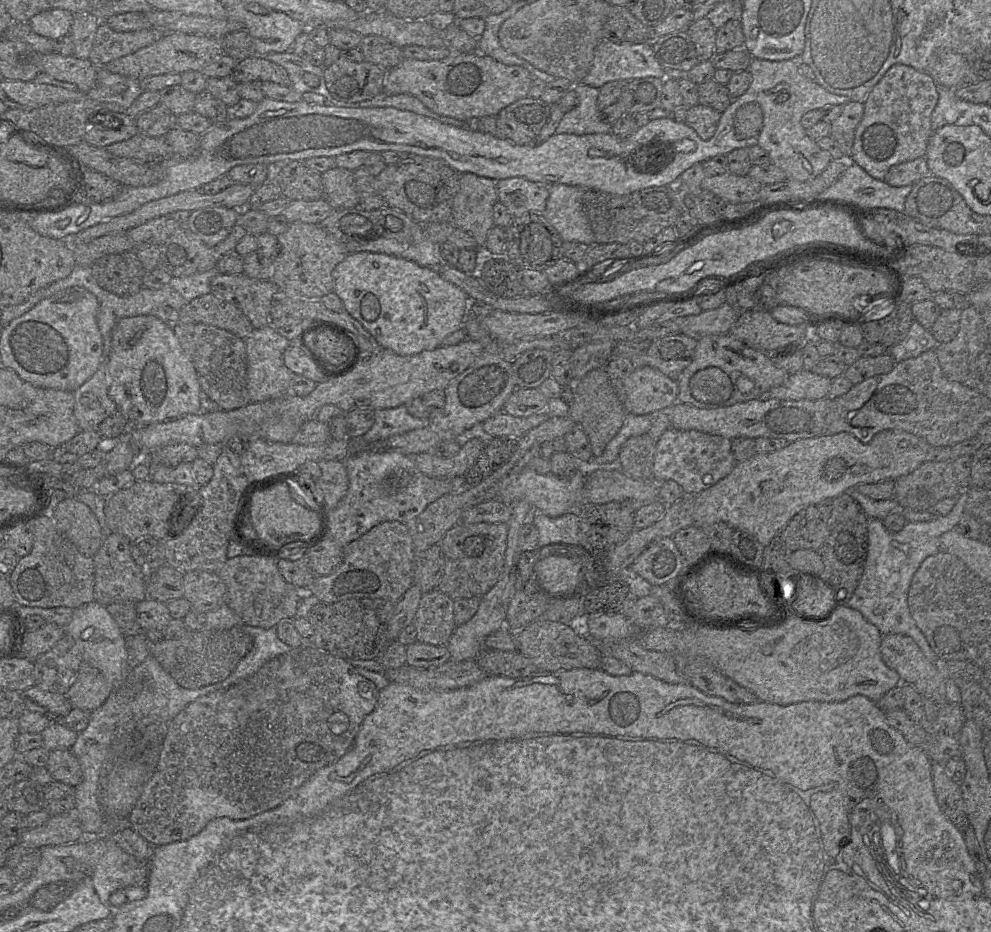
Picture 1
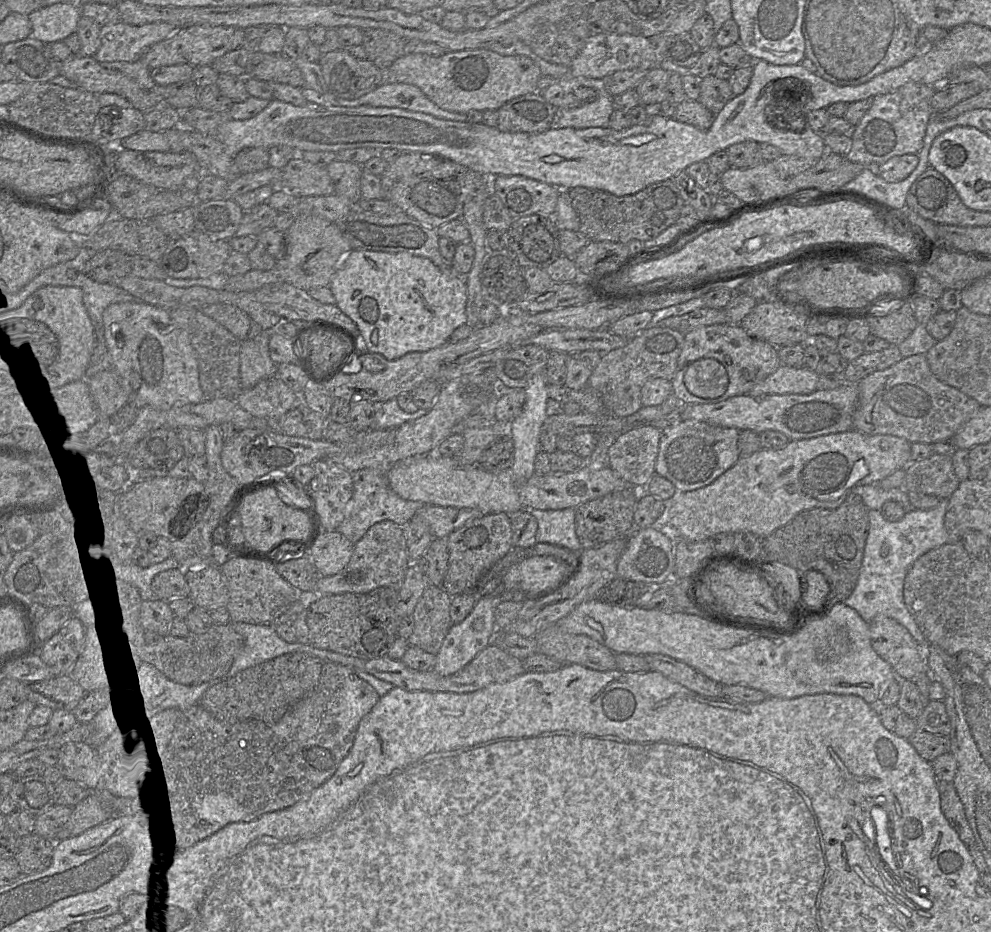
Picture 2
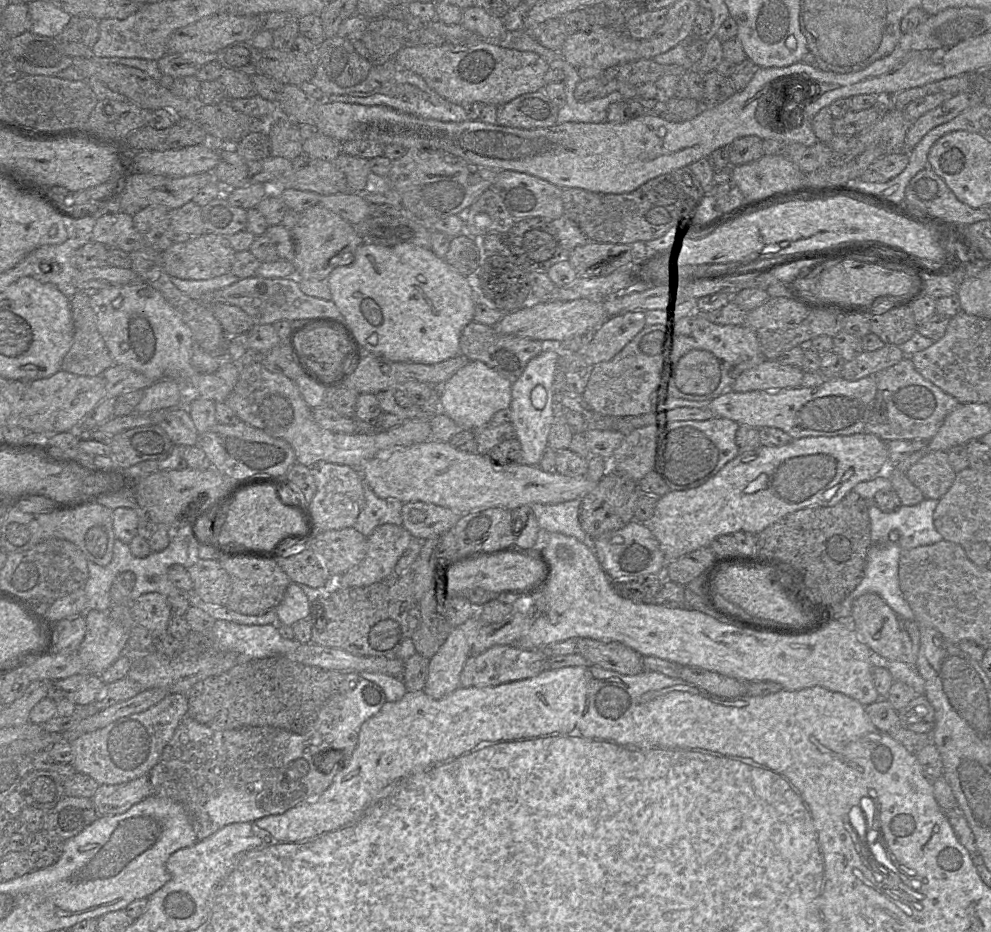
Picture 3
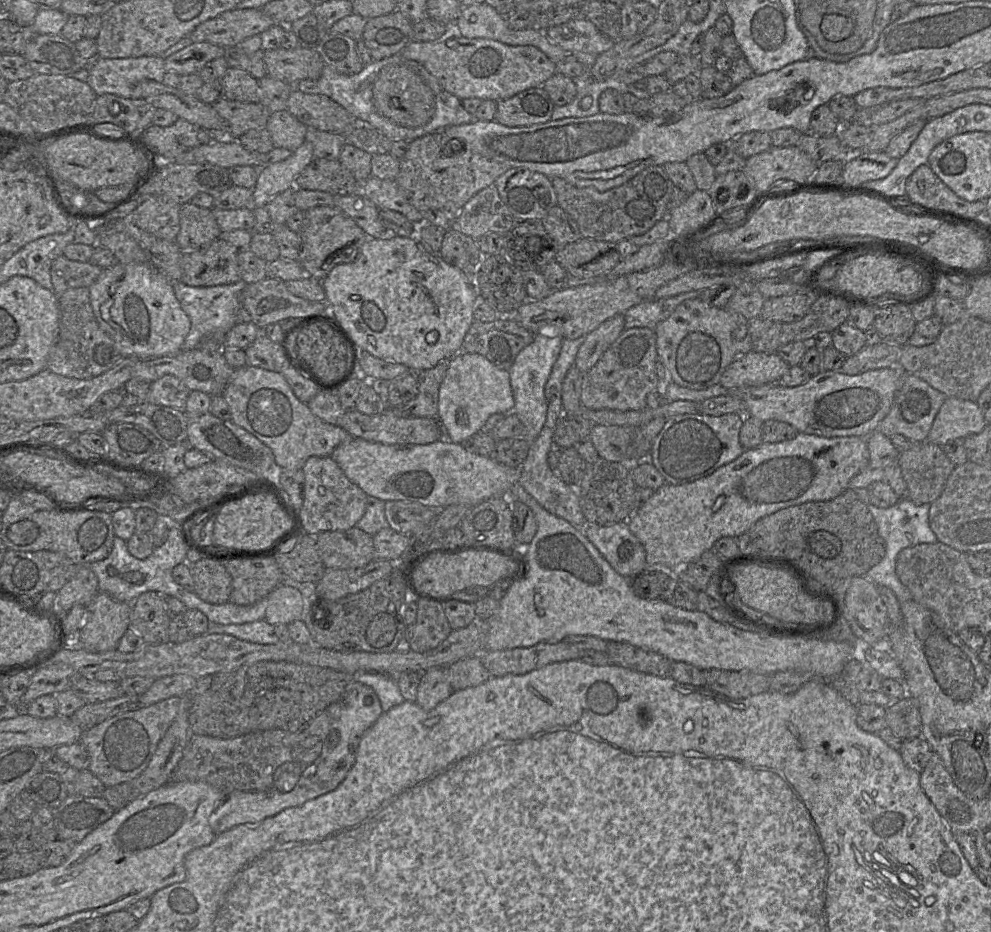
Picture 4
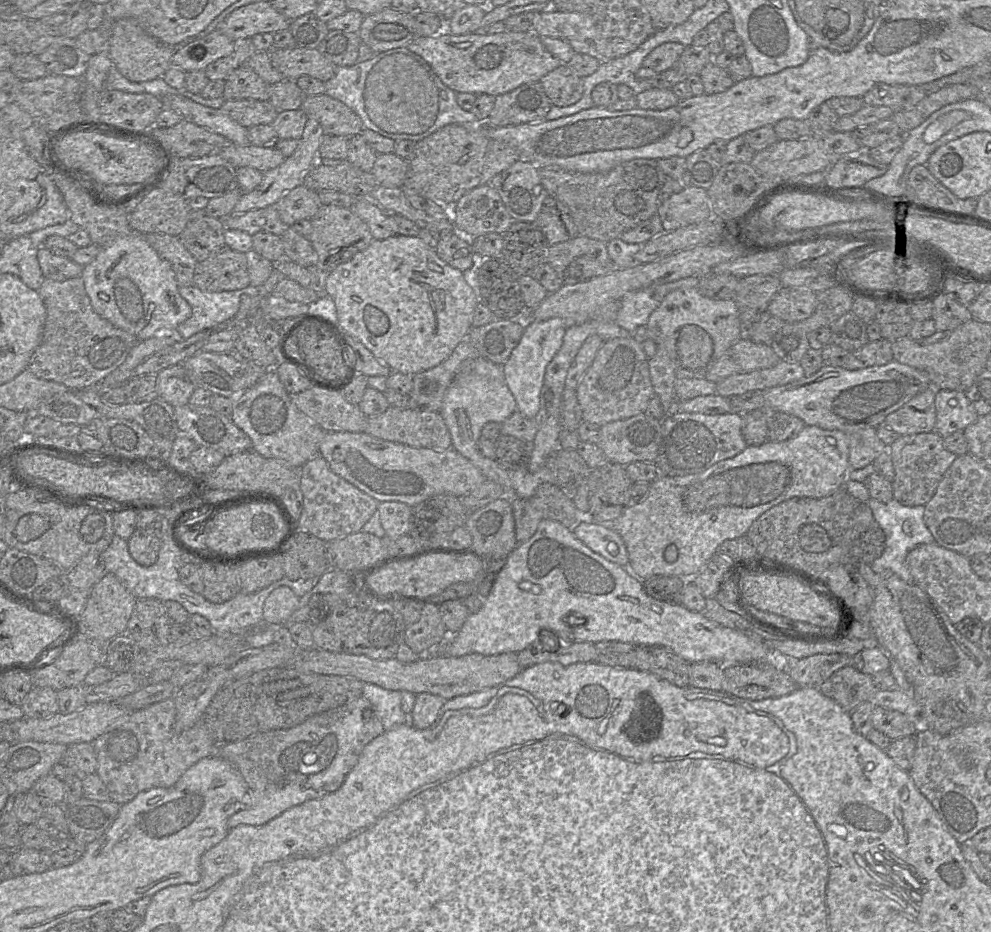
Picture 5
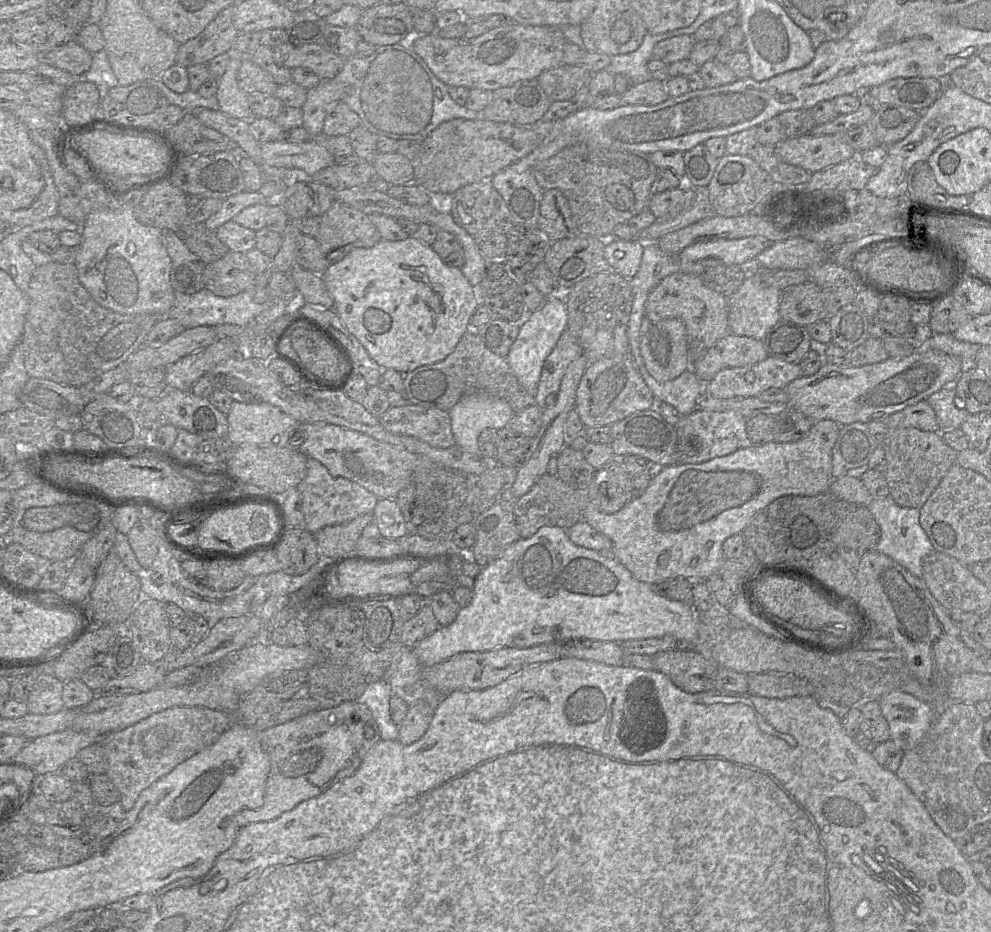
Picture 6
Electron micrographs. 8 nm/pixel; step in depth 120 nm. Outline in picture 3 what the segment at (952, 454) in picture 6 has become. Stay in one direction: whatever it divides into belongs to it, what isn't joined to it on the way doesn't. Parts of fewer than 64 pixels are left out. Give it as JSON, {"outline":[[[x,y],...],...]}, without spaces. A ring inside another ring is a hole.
{"outline":[[[945,451],[927,453],[906,472],[909,481],[922,492],[925,499],[935,500],[948,492],[956,474]]]}

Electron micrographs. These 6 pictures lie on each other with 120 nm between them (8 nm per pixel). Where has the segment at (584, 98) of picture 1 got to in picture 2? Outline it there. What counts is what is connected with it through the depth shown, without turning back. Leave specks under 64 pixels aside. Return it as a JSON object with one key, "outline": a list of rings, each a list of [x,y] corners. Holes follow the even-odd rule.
{"outline":[[[601,88],[595,101],[591,103],[570,109],[556,107],[552,128],[609,127],[612,112],[613,96],[605,88]]]}

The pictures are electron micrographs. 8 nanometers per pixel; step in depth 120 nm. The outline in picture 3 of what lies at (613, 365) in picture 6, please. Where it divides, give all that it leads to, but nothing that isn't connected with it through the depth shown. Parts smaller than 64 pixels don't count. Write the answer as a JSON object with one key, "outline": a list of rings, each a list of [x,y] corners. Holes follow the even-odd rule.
{"outline":[[[645,326],[613,358],[591,368],[581,395],[584,402],[603,416],[632,417],[648,412],[646,392],[650,388],[666,387],[666,353],[669,329]]]}

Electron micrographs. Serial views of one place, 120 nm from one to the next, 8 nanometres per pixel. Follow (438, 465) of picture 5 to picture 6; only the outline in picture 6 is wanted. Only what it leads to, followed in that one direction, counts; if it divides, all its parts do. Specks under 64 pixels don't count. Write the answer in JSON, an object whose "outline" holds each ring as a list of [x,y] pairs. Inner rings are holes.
{"outline":[[[301,423],[290,437],[290,447],[308,458],[320,461],[333,476],[347,478],[366,488],[379,499],[396,499],[398,493],[411,482],[416,468],[439,465],[425,456],[409,452],[404,447],[328,423]]]}

